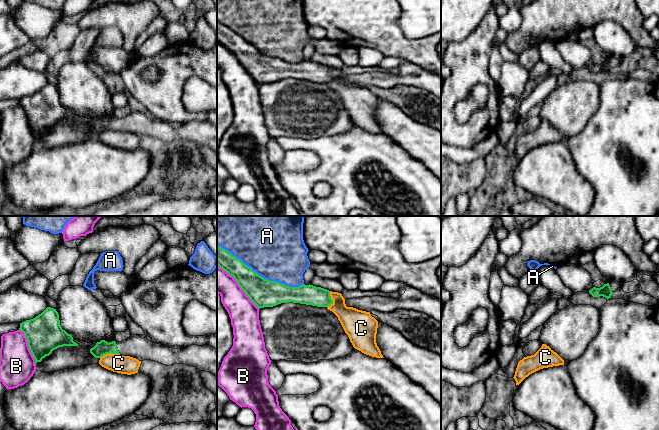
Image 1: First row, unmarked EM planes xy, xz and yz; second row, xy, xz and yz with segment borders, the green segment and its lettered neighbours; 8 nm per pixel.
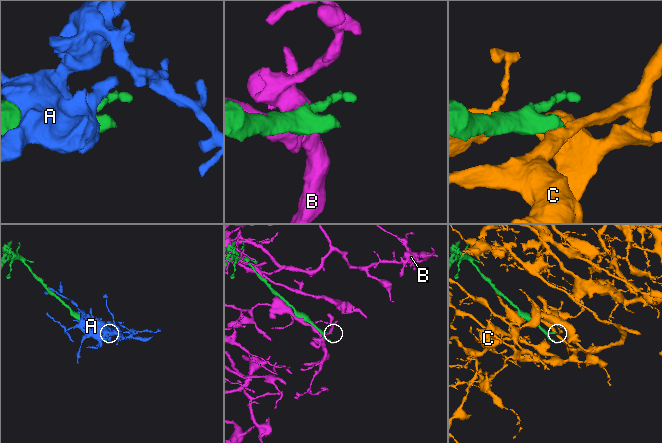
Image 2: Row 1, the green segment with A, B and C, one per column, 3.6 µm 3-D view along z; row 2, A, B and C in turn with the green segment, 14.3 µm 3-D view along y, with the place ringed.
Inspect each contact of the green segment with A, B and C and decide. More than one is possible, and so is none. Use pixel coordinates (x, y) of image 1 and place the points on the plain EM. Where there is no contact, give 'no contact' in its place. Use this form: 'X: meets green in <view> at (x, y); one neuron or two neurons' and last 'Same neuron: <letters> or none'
A: meets green in xz at (259, 51); two neurons
B: meets green in xz at (238, 60); two neurons
C: meets green in xy at (109, 129); two neurons
Same neuron: none

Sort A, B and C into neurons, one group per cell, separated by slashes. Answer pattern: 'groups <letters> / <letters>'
groups A / B / C

